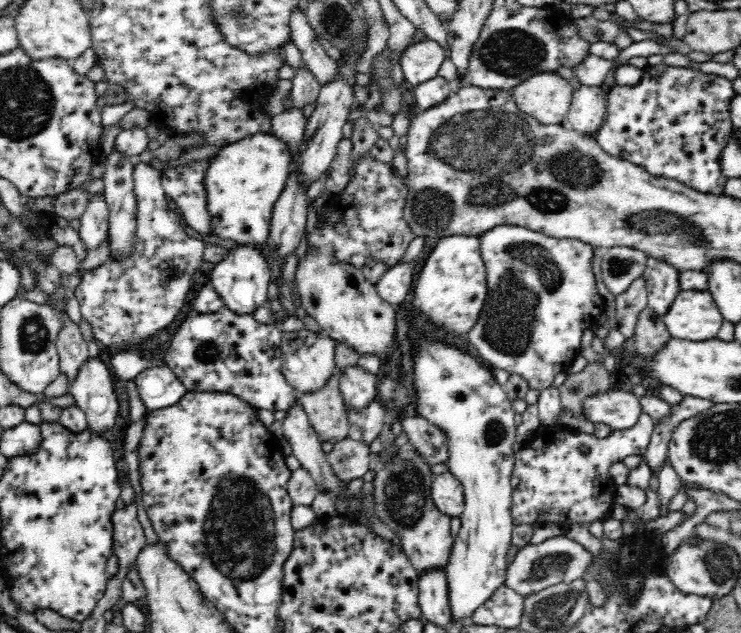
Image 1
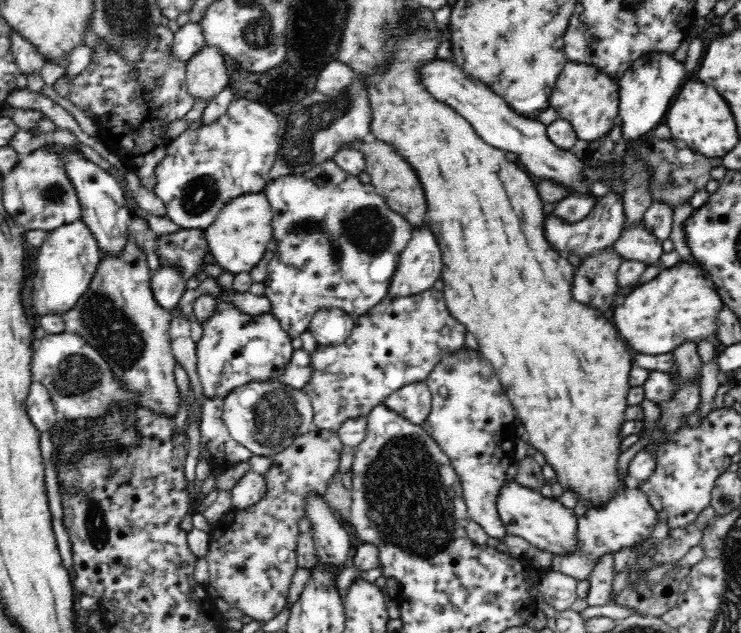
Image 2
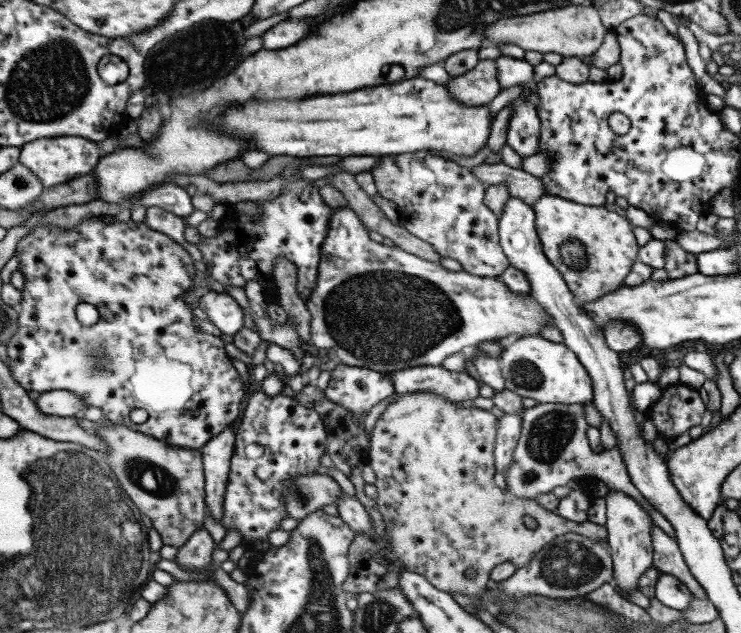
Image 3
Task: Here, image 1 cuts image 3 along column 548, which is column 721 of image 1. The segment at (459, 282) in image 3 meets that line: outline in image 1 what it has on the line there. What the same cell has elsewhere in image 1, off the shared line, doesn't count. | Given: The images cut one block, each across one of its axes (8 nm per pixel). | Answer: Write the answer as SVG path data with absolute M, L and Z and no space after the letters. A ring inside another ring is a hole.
M707 290L680 291L663 316L663 321L671 338L690 342L716 338L723 322Z

